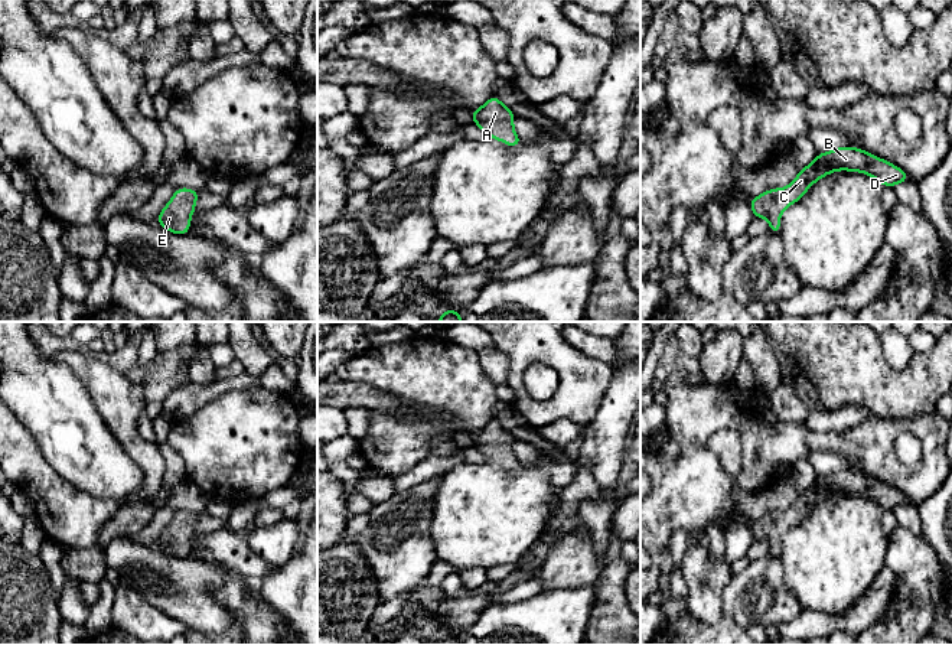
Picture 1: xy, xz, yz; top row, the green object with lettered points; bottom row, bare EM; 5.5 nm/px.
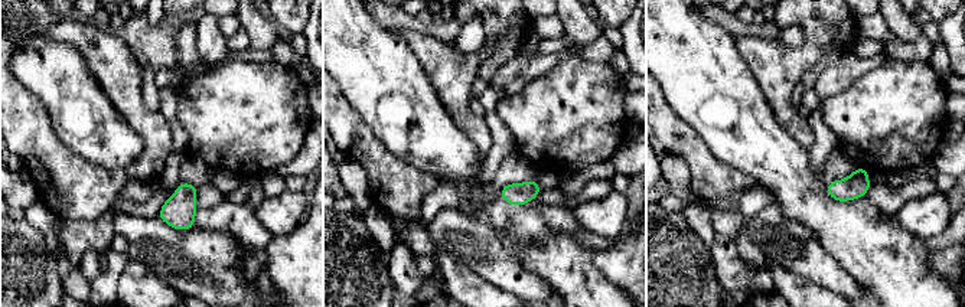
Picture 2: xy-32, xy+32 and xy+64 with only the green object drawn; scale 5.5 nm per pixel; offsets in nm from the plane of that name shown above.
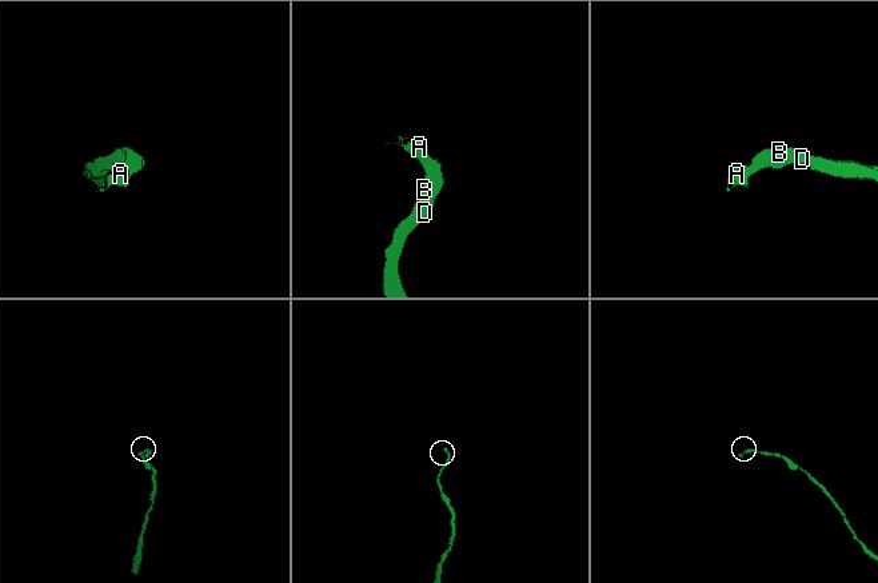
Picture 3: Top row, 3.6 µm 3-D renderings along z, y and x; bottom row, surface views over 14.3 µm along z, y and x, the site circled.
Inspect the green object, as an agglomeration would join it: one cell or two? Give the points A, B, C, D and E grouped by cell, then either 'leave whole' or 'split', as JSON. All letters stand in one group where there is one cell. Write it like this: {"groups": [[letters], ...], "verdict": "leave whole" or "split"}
{"groups": [["A", "B", "C", "D", "E"]], "verdict": "leave whole"}

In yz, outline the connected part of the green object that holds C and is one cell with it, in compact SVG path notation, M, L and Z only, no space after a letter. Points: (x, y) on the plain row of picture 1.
M852 469L837 470L827 476L818 476L811 488L799 492L798 499L789 509L769 512L750 522L749 527L754 541L767 543L769 556L779 558L780 537L798 525L816 504L837 493L865 496L889 511L910 504L903 492L865 473Z

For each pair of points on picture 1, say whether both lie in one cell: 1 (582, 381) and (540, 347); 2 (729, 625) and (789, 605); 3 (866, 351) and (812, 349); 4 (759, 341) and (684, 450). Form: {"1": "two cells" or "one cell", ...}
{"1": "one cell", "2": "two cells", "3": "one cell", "4": "two cells"}

